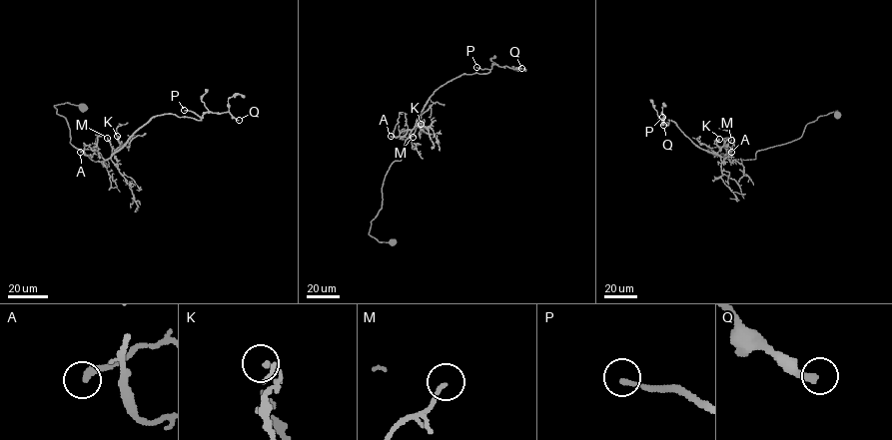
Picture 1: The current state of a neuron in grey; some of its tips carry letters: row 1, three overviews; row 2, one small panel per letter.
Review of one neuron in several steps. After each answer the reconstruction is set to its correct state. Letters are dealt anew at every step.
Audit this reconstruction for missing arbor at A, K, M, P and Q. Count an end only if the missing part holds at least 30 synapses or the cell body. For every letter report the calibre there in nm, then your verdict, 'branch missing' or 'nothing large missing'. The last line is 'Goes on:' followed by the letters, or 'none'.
A: 300 nm | nothing large missing
K: 150 nm | nothing large missing
M: 150 nm | nothing large missing
P: 160 nm | branch missing
Q: 260 nm | branch missing
Goes on: P, Q

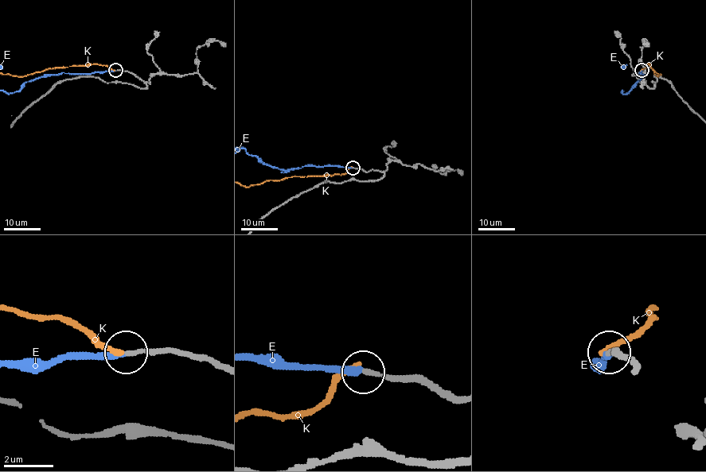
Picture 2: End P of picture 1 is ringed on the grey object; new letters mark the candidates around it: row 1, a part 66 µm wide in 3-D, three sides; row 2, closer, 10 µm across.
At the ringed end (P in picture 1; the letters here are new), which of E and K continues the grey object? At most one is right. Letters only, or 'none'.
E

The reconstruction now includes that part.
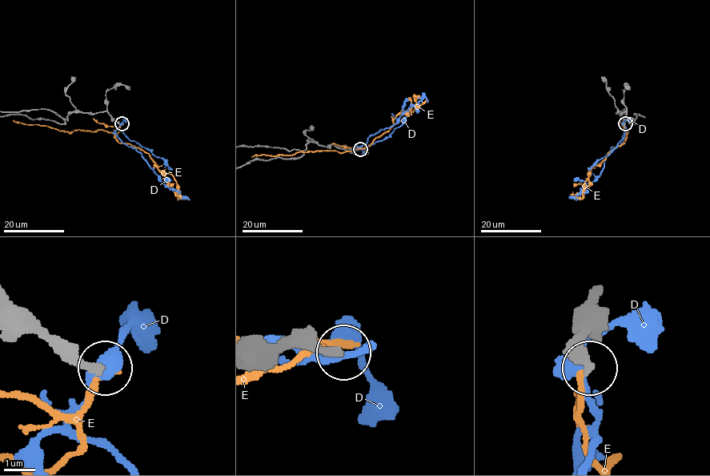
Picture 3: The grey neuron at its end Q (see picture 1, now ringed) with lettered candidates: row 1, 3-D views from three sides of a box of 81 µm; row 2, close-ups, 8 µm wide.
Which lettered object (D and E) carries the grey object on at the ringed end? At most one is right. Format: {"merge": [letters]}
{"merge": []}

